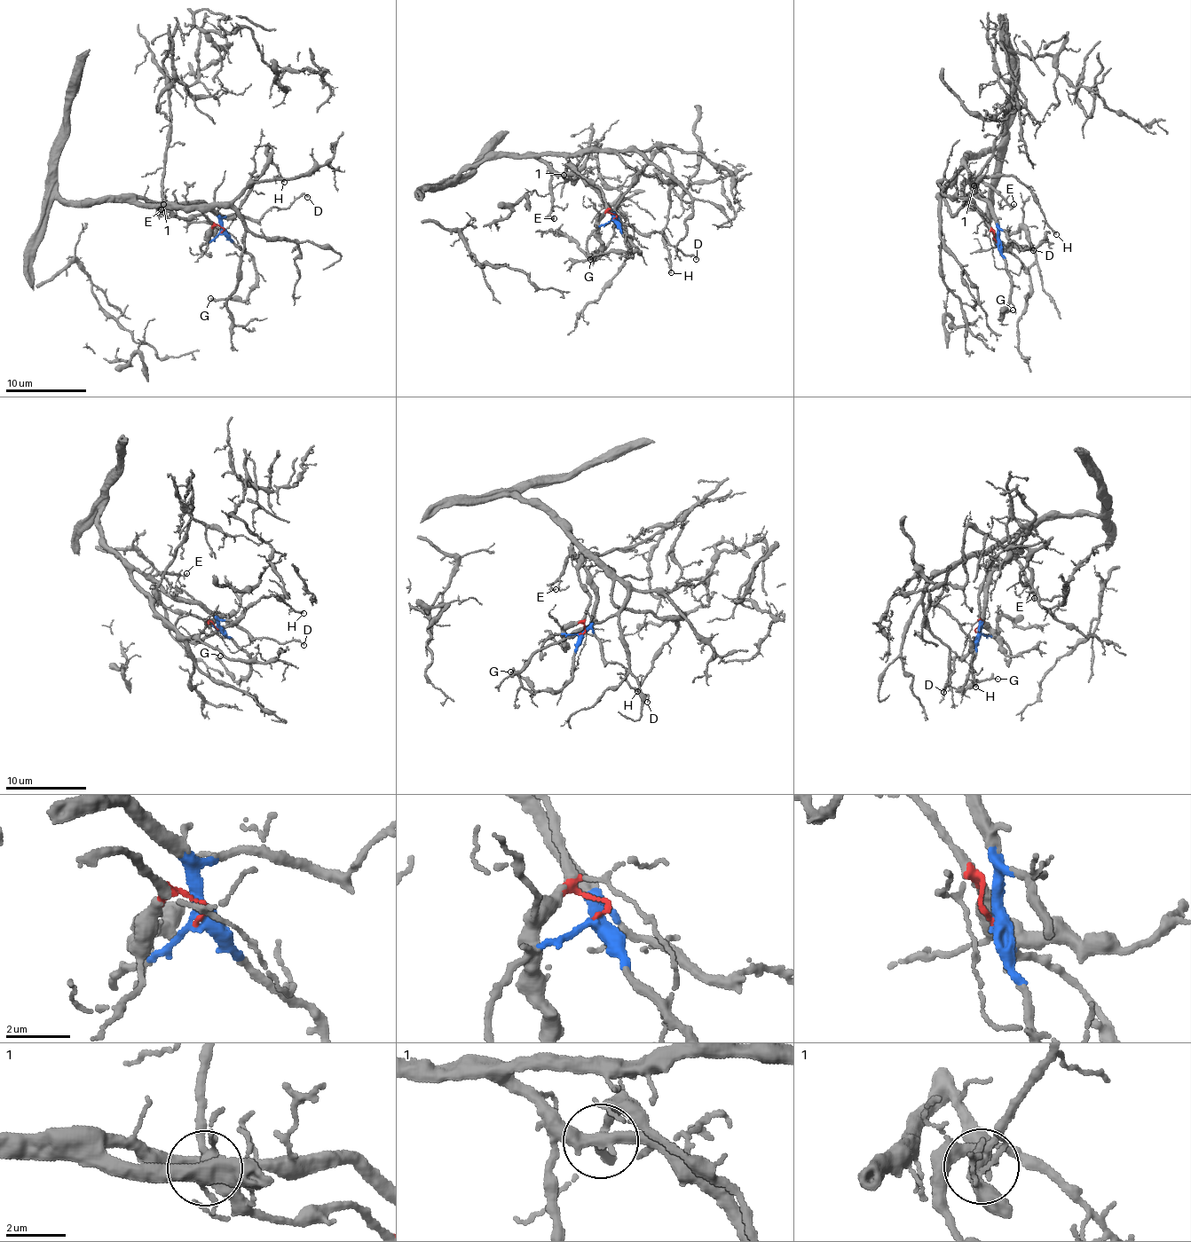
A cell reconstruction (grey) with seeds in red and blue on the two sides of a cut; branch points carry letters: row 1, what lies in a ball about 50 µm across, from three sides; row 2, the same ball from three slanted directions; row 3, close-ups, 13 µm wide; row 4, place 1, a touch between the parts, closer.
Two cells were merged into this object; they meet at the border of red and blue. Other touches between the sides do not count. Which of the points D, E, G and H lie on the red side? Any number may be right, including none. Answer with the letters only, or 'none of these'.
none of these

